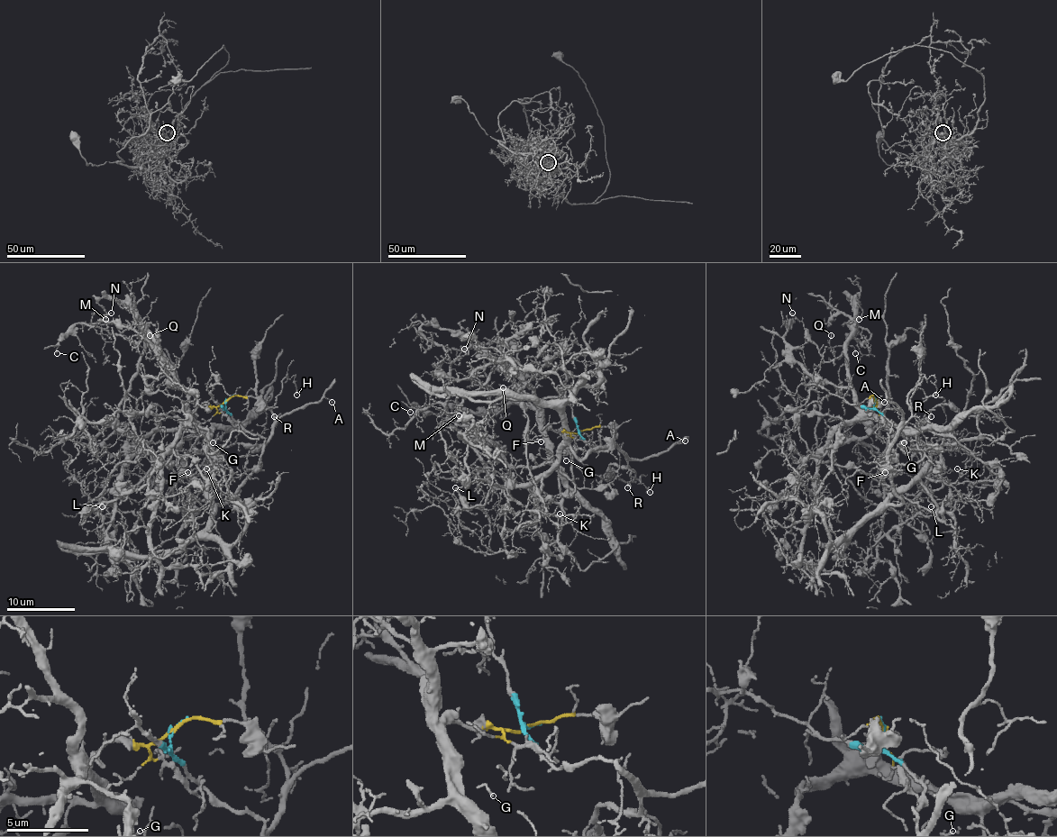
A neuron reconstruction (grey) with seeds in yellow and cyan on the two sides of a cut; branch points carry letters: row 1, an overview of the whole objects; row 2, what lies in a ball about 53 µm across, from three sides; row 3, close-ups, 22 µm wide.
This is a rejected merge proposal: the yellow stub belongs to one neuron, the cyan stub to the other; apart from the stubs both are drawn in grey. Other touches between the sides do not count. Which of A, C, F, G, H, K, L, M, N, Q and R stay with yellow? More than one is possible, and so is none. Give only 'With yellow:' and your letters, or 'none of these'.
With yellow: C, F, G, K, L, M, N, Q

